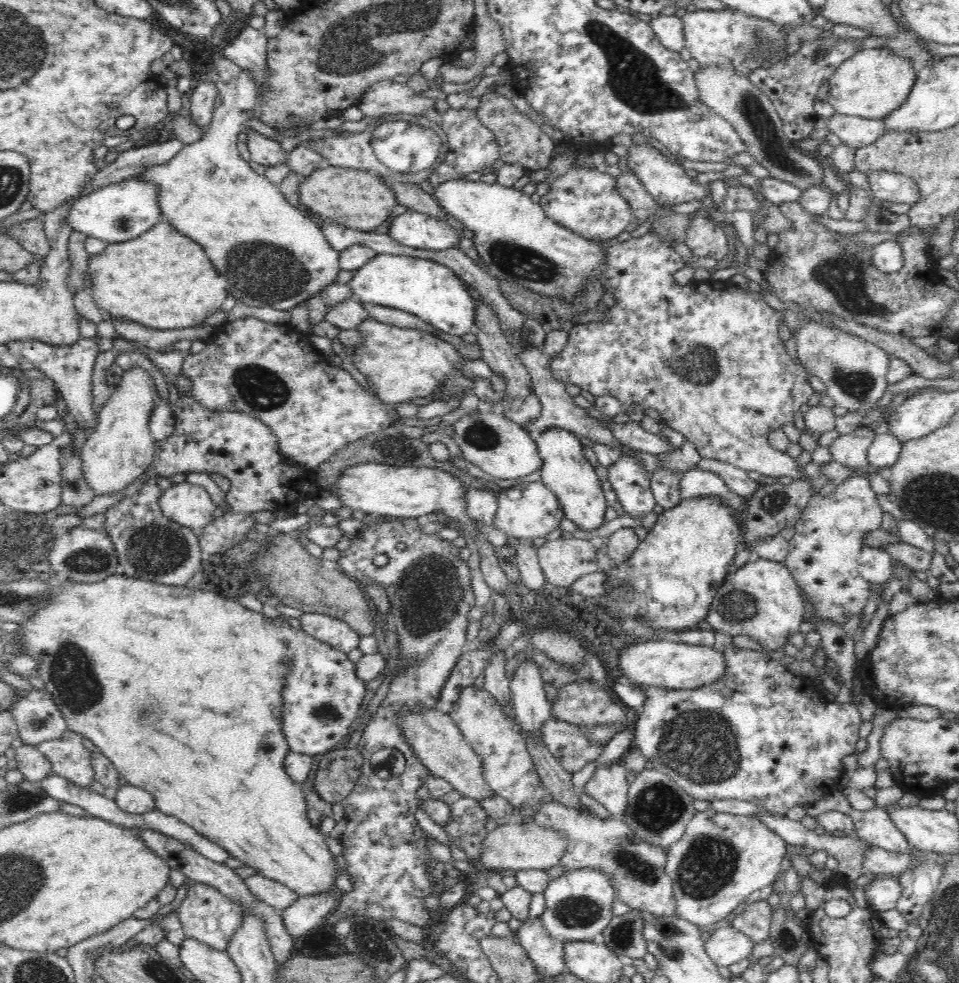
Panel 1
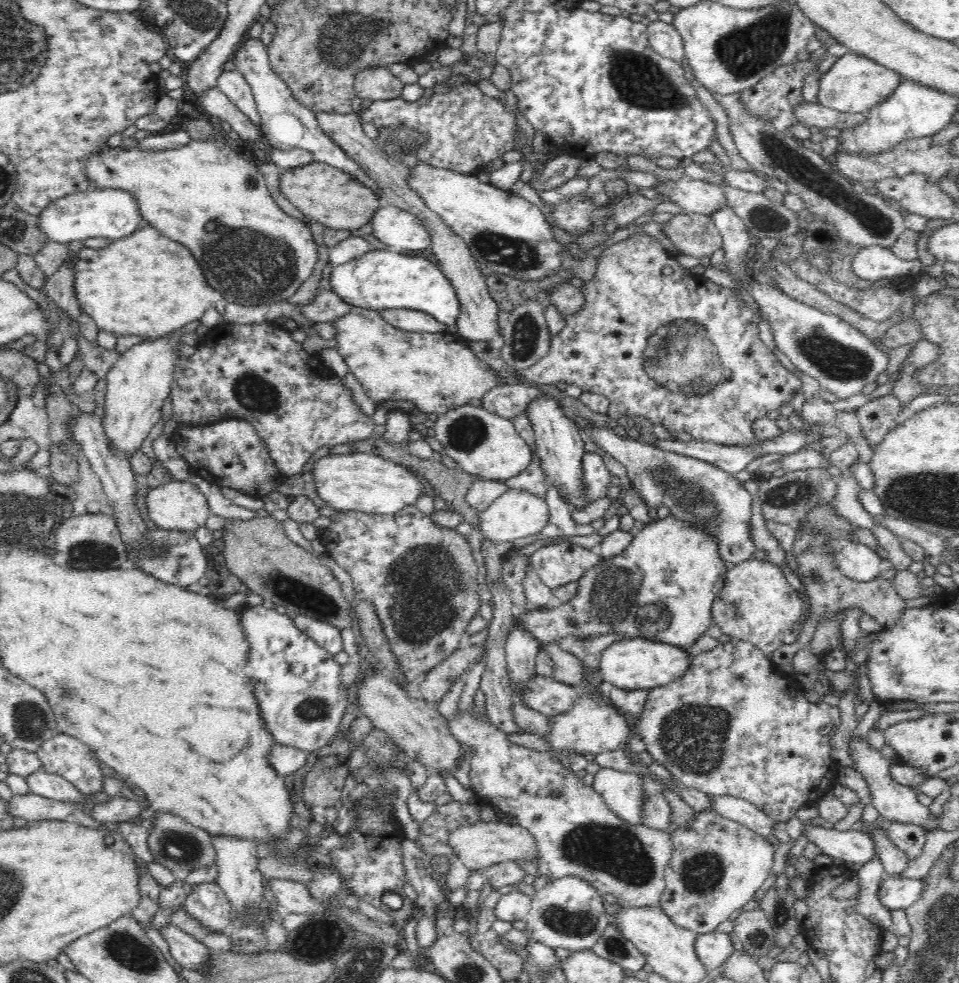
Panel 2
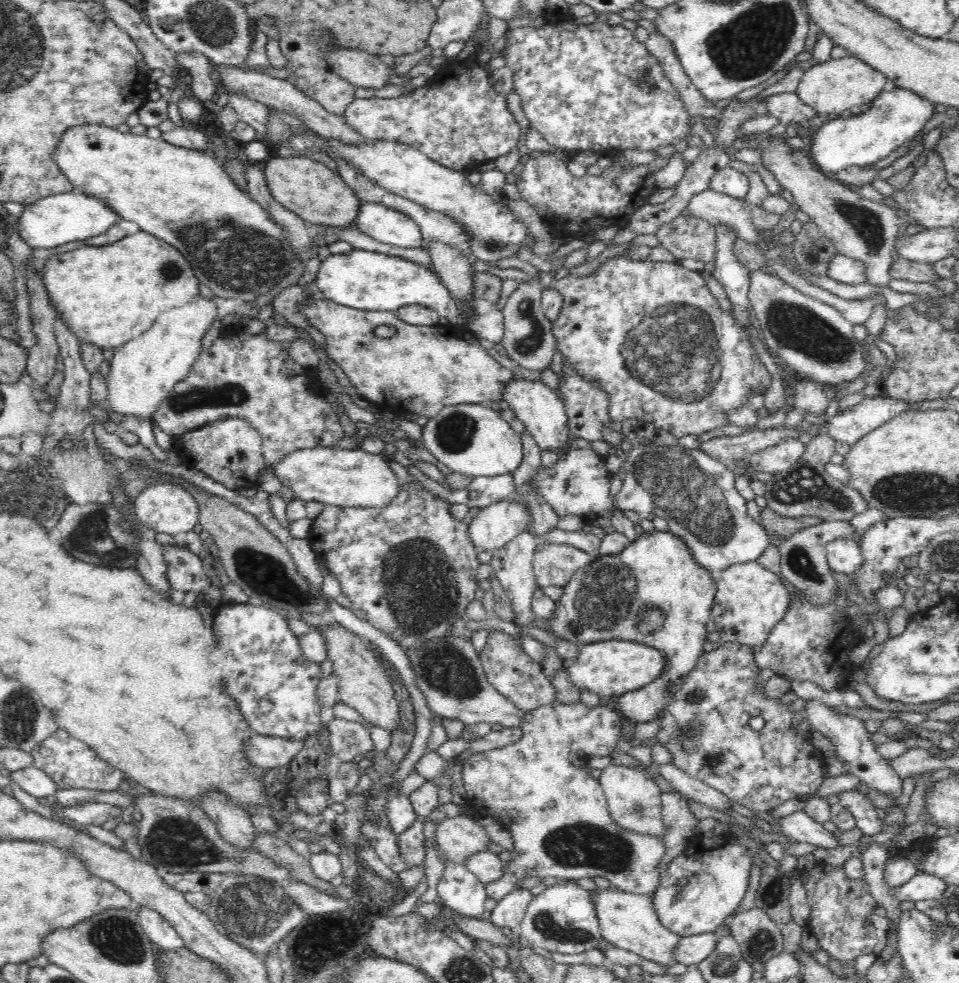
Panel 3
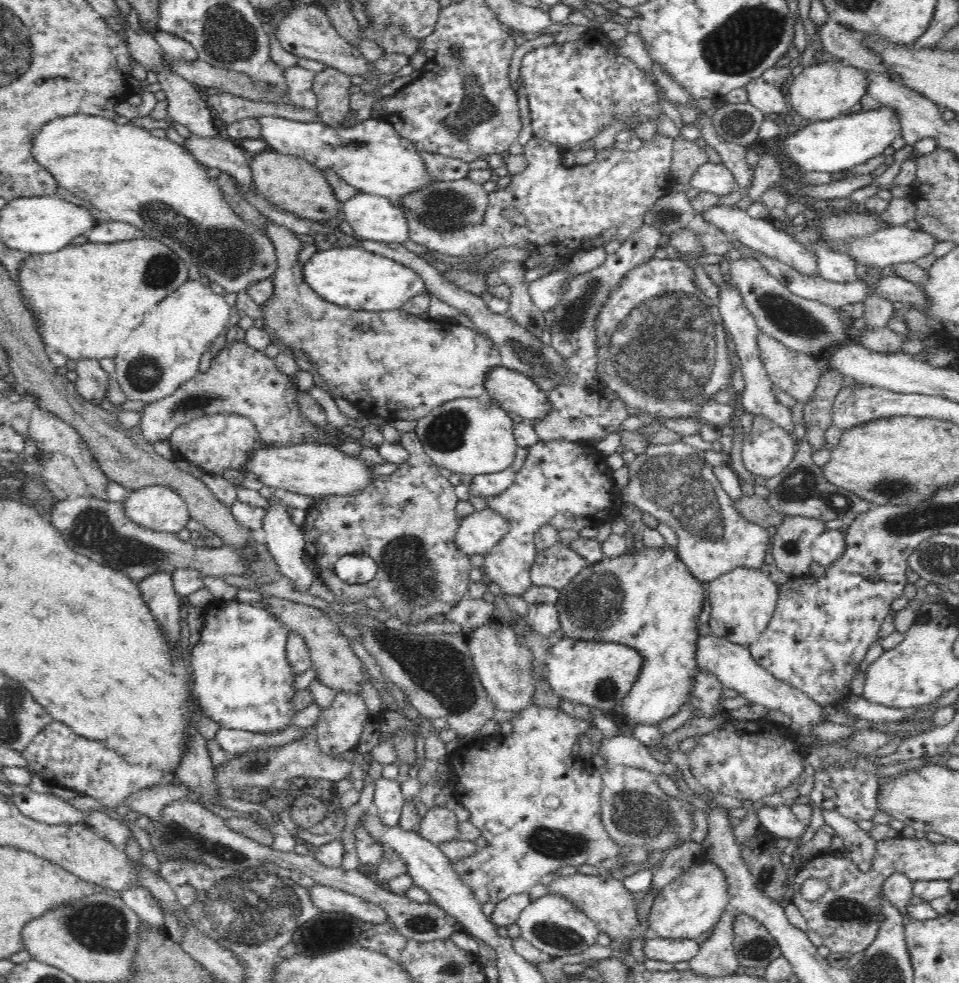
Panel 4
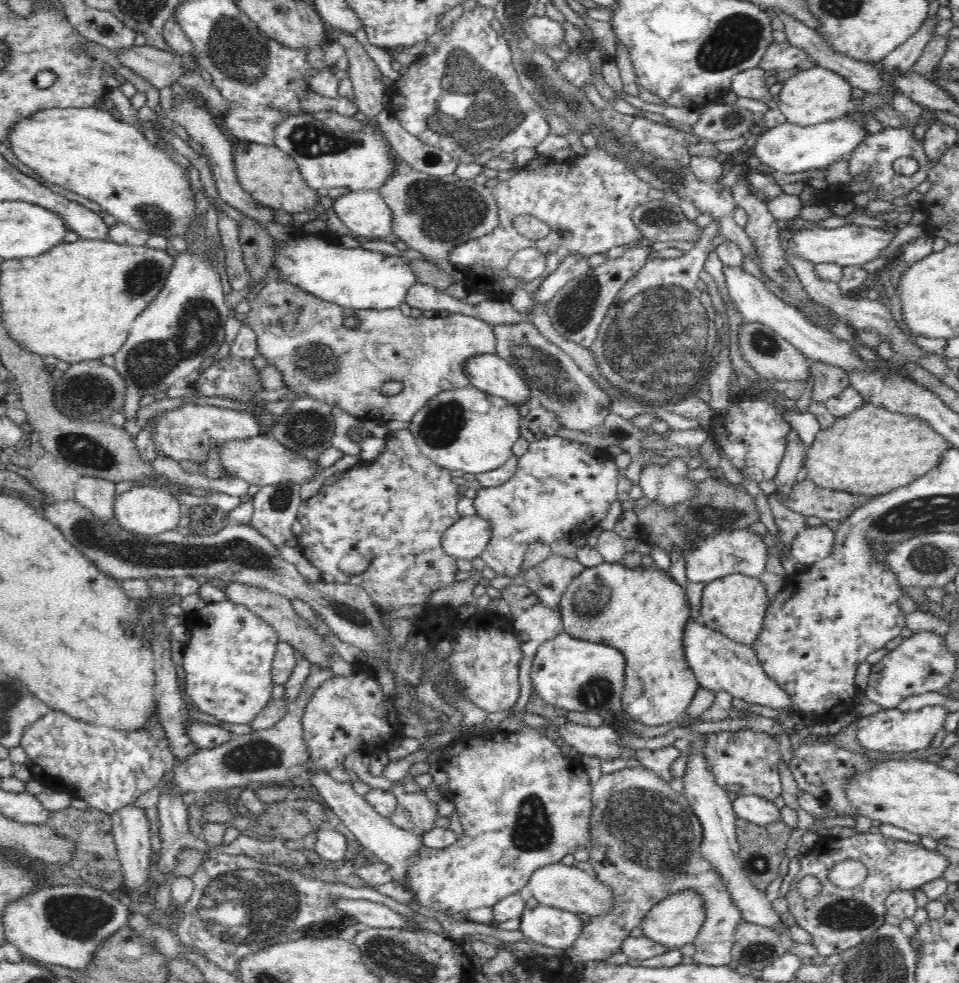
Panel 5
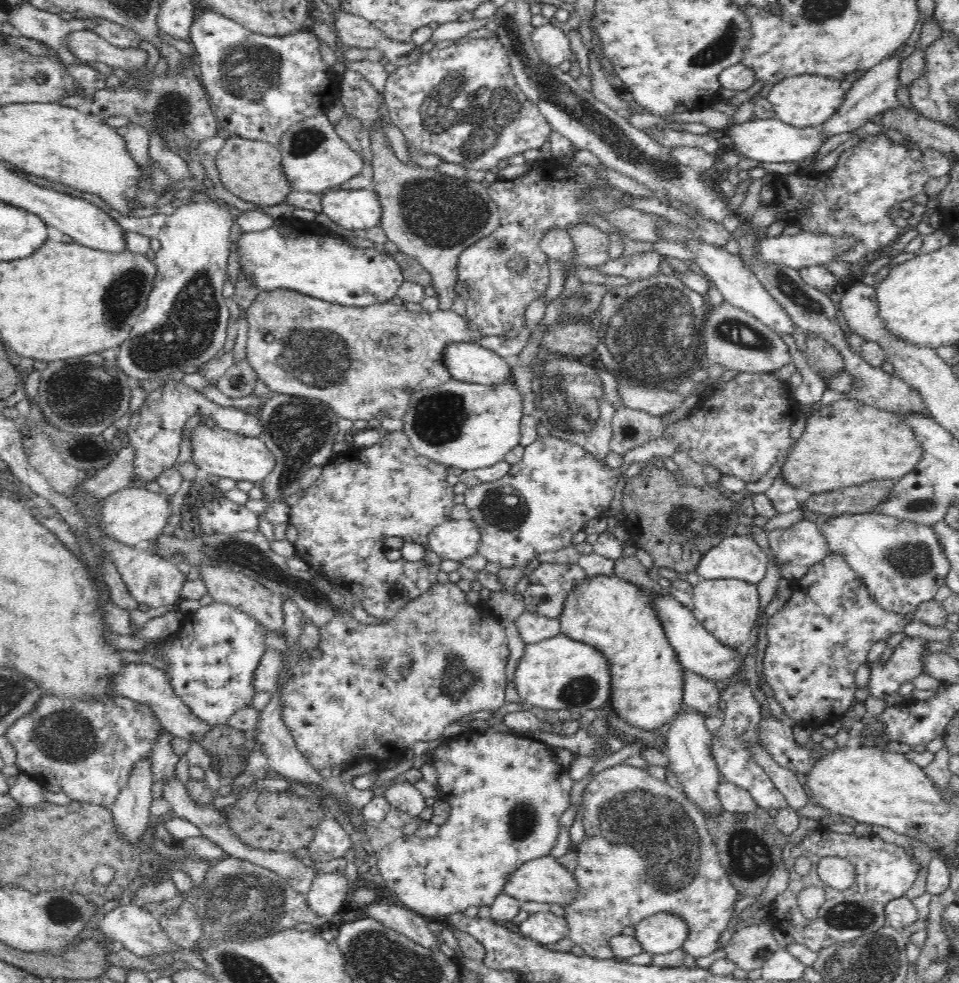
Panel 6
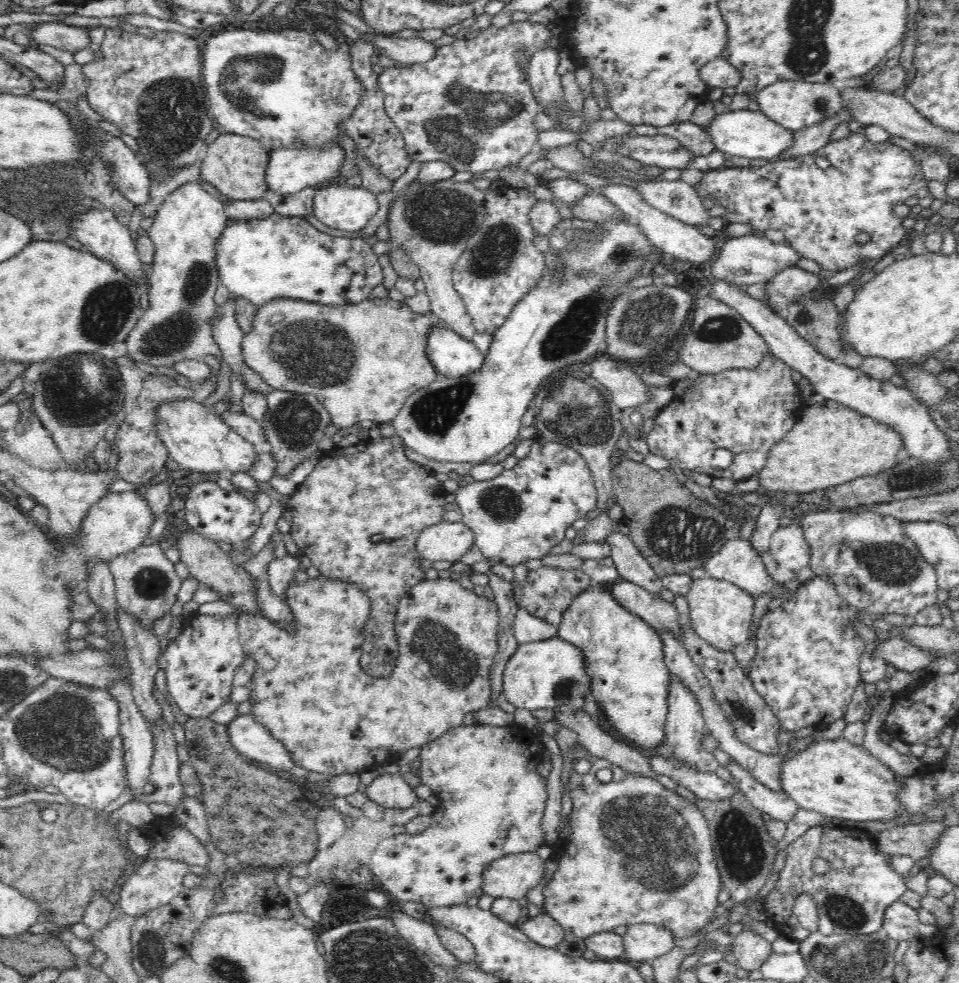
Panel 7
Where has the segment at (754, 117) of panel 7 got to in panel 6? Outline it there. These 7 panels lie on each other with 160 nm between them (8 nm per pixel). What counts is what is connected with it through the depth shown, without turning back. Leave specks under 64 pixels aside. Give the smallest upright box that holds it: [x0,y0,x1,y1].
[727,118,830,162]

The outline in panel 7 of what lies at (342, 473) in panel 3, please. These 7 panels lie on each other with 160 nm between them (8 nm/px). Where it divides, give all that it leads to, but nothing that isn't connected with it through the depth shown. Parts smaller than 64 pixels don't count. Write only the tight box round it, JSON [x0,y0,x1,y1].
[155,397,258,476]

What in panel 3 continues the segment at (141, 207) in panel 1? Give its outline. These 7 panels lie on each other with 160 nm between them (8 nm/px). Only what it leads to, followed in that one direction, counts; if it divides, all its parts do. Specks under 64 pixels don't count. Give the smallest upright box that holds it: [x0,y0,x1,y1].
[18,192,120,249]

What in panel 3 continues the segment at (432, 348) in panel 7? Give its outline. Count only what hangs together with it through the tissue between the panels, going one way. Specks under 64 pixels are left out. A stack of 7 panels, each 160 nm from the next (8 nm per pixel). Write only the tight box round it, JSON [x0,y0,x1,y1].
[501,378,570,456]

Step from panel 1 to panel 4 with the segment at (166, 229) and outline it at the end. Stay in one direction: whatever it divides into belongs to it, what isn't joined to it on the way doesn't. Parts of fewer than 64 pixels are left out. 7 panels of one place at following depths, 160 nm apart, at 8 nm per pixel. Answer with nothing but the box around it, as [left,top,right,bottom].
[17,237,189,361]

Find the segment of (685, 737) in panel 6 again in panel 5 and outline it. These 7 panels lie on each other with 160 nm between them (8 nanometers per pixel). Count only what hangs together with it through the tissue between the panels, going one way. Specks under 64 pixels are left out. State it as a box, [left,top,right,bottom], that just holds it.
[681,751,786,927]

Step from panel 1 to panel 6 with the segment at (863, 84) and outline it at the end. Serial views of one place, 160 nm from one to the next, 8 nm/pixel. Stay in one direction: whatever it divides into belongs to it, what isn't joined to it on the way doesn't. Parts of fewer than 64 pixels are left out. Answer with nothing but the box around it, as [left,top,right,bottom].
[767,74,847,128]

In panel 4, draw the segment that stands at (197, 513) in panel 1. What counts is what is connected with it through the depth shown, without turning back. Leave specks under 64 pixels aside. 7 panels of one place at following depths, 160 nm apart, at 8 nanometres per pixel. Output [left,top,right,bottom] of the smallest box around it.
[123,486,191,532]

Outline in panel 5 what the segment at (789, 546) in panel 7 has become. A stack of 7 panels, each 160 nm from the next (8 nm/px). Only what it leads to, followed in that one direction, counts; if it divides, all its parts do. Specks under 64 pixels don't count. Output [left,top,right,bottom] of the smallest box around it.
[789,525,835,567]

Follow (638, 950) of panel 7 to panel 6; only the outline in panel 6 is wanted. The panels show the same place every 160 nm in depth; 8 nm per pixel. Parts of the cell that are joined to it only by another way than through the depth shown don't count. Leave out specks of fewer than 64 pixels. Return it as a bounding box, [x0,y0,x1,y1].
[633,913,688,954]

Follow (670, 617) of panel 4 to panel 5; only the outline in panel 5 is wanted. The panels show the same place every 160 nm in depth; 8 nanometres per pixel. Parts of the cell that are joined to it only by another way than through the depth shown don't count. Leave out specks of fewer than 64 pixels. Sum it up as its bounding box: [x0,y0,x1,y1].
[558,562,701,727]

